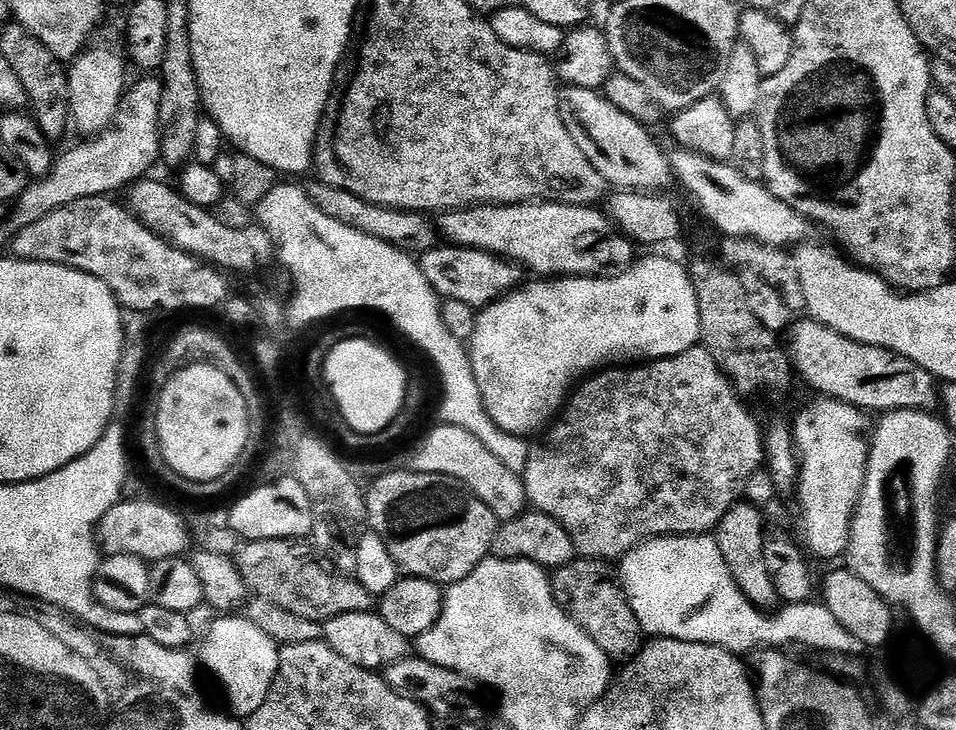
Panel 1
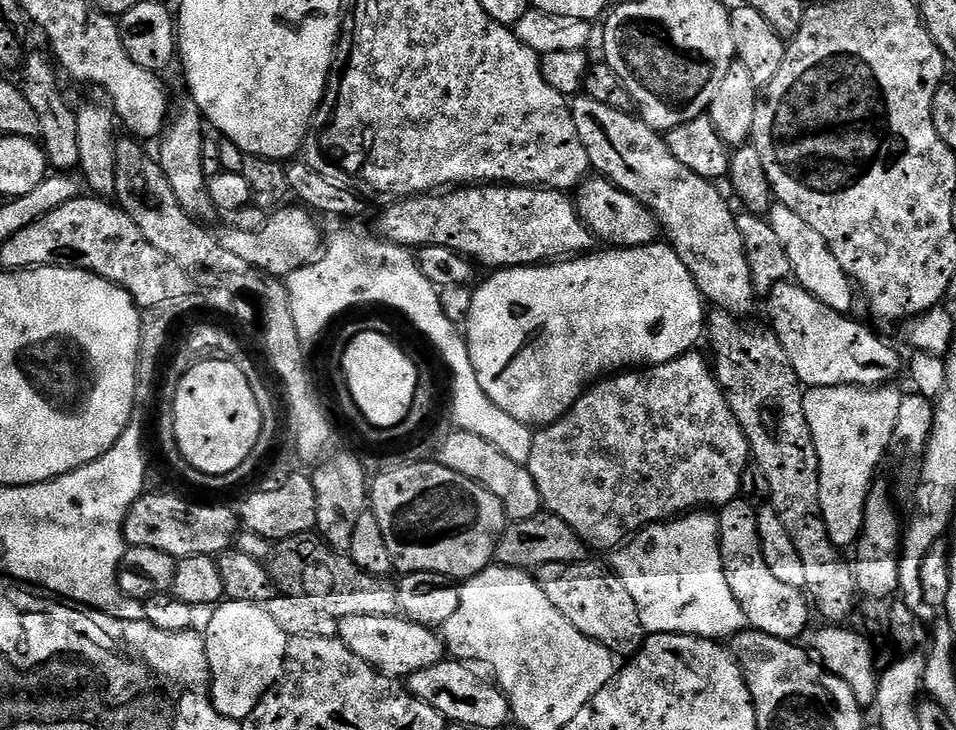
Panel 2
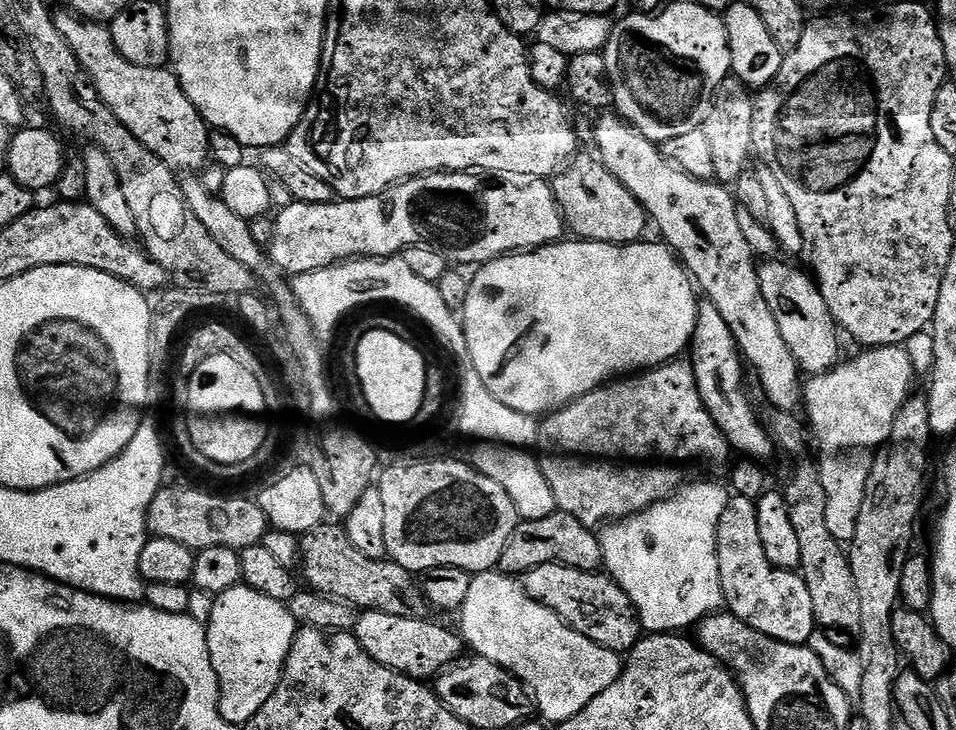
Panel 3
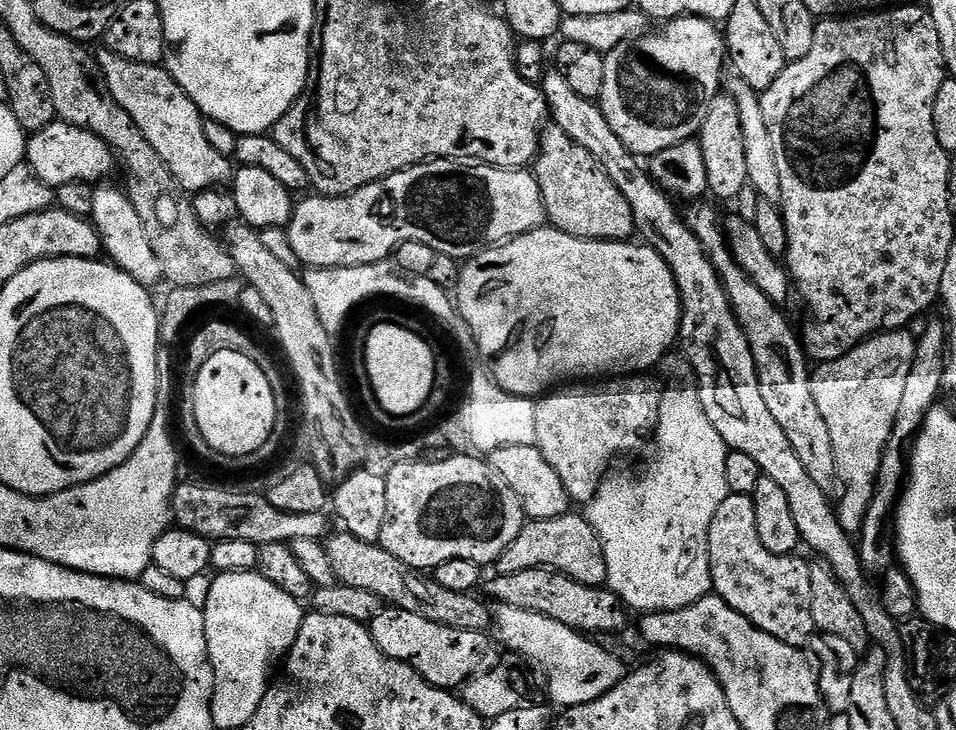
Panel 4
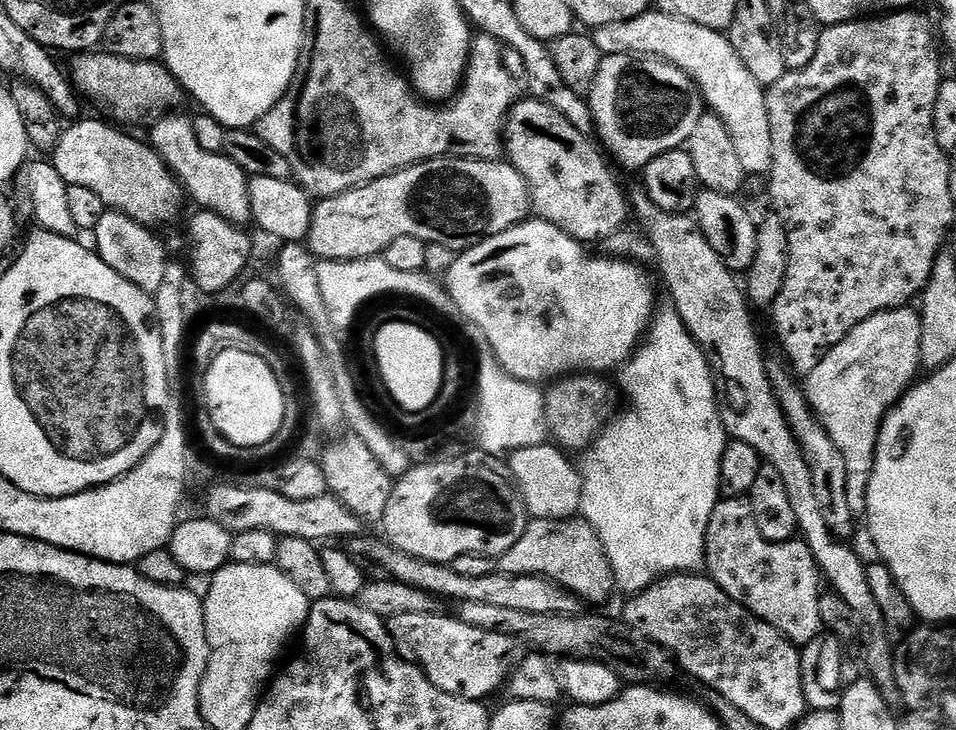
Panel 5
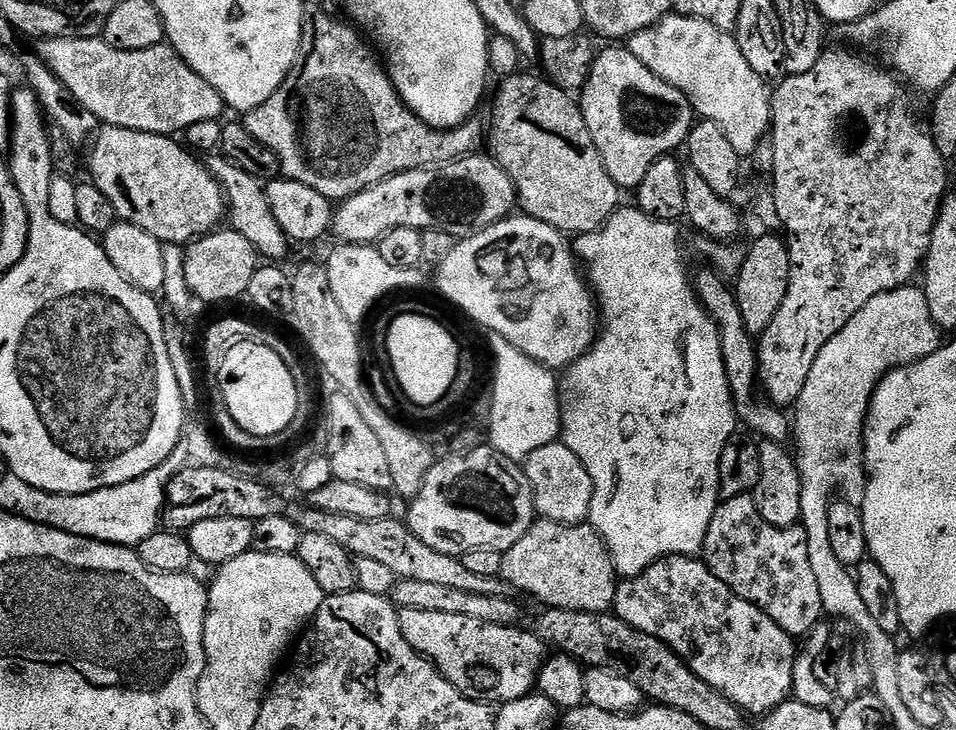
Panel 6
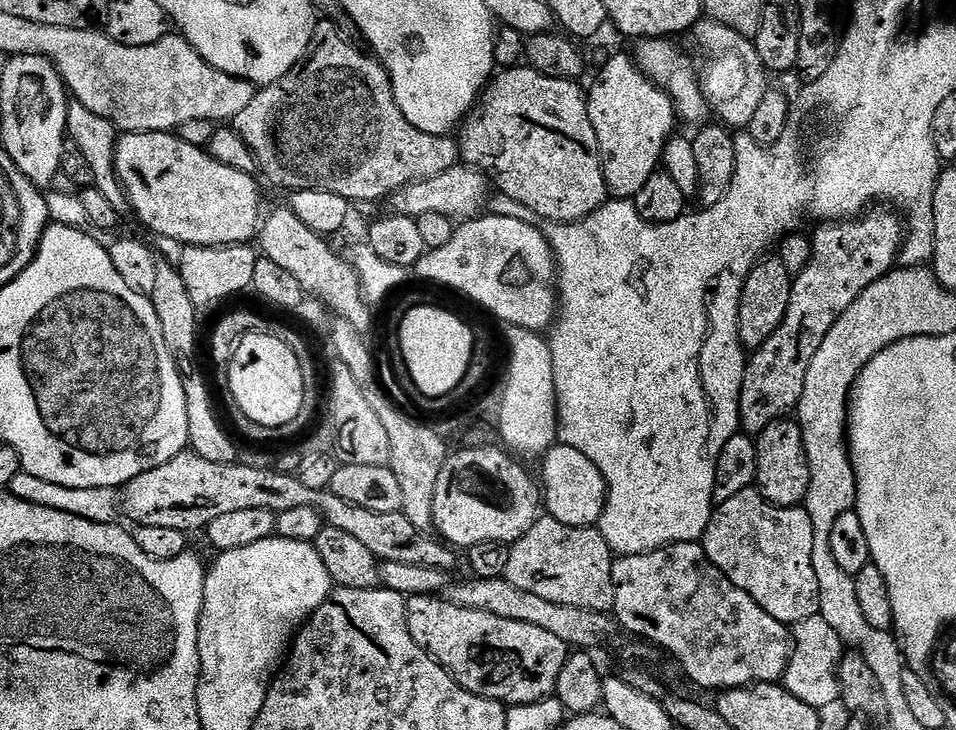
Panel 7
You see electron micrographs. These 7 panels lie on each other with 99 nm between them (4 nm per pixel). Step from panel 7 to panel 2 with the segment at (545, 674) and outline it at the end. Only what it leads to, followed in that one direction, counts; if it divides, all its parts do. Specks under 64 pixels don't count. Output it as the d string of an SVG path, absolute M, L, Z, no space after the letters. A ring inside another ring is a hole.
M400 614L395 616L351 616L339 621L338 638L351 652L358 654L358 658L362 658L362 662L366 662L374 671L393 678L410 677L418 670L426 670L430 666L439 664L446 656L446 645L433 629L415 624L413 620Z

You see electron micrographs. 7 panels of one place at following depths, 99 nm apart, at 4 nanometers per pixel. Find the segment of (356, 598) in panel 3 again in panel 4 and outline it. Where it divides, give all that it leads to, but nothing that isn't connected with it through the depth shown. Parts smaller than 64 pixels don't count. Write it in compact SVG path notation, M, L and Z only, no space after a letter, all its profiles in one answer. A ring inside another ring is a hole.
M335 532L327 537L326 545L328 564L339 583L358 586L358 590L370 590L370 594L374 594L385 605L418 614L418 618L430 618L430 622L438 622L454 630L487 633L493 627L493 609L488 609L489 605L483 599L480 601L479 595L446 590L444 586L438 586L436 580L406 566L406 562L398 562L398 558L380 547L379 543L367 544L349 532Z

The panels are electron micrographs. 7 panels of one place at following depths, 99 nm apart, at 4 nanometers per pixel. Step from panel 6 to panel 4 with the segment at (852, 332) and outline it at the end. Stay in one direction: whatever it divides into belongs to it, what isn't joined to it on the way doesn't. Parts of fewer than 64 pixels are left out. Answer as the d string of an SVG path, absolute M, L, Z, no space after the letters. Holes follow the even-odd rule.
M897 330L895 332L877 332L862 341L854 350L850 350L842 358L832 360L829 364L820 364L815 371L812 372L812 389L814 390L814 403L817 404L818 410L822 414L822 418L826 418L826 427L830 430L830 442L834 442L834 462L836 463L836 478L839 487L844 487L844 497L840 500L840 508L838 504L838 519L840 525L845 530L858 530L864 525L866 518L866 510L872 501L872 495L876 489L876 475L880 469L880 458L884 455L884 449L888 447L888 440L892 436L892 427L894 426L894 418L898 414L898 405L902 402L902 393L906 391L906 378L910 375L910 366L914 362L914 354L916 353L915 335L911 336L911 331Z

